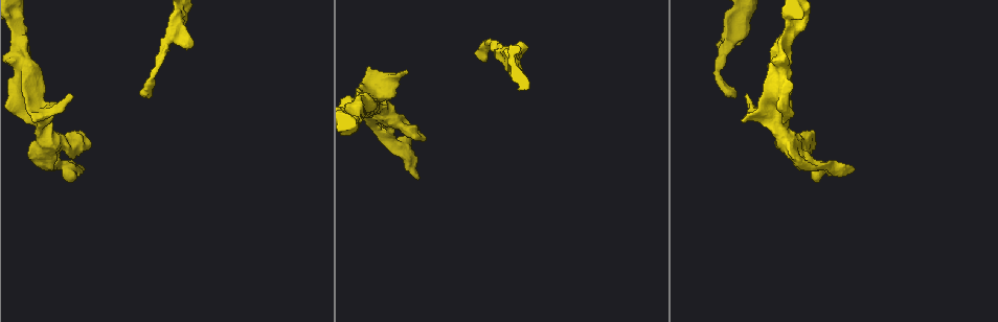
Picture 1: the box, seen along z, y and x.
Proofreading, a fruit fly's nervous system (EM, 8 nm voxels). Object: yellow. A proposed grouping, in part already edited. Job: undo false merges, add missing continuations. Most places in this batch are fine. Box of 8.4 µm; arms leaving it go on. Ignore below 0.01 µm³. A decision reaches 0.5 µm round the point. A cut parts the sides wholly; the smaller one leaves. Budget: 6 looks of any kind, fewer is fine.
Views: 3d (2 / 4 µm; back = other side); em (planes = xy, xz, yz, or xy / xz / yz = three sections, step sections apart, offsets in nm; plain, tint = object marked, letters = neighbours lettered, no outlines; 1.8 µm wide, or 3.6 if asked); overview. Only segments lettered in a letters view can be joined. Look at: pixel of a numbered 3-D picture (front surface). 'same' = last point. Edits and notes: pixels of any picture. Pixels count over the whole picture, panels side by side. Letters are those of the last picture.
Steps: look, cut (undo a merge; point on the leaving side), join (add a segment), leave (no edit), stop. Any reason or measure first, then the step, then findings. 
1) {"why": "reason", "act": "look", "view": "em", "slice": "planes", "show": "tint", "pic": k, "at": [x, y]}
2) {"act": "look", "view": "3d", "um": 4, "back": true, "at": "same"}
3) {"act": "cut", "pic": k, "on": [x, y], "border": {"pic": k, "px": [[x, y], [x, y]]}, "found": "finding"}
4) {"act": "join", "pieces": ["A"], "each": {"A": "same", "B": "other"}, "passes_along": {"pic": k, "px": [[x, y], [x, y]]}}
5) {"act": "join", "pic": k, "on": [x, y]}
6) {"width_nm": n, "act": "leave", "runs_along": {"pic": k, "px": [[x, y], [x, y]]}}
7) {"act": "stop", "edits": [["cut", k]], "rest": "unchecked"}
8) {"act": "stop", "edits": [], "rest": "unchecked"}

{"why": "tapers out", "act": "look", "view": "em", "slice": "planes", "show": "plain", "pic": 1, "at": [733, 97]}

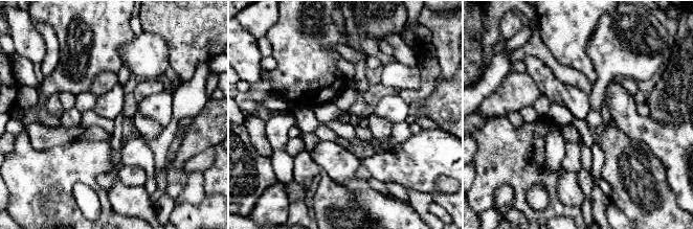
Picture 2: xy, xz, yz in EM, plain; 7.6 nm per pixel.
{"why": "see the neighbours", "act": "look", "view": "em", "slice": "planes", "show": "letters", "at": "same"}

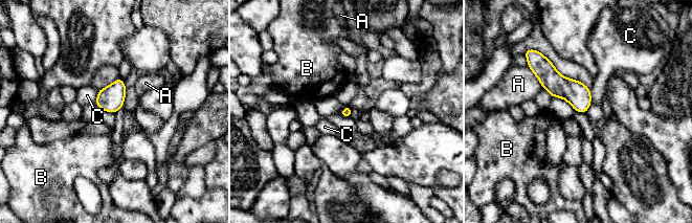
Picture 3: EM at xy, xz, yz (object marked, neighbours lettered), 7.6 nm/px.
{"act": "leave", "each": {"A": "other", "B": "other", "C": "other"}, "found": "none of them fits"}

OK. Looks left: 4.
{"why": "calibre changes", "act": "look", "view": "3d", "um": 2, "pic": 1, "at": [33, 105]}

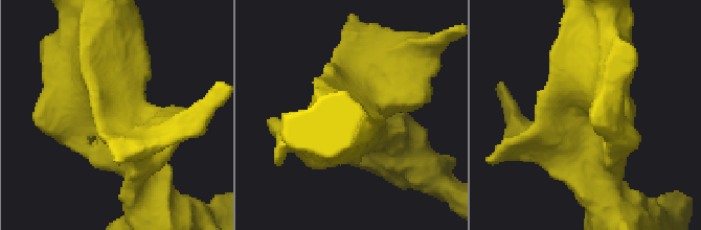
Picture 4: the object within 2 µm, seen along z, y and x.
{"act": "look", "view": "em", "slice": "planes", "show": "letters", "pic": 4, "at": [117, 117]}

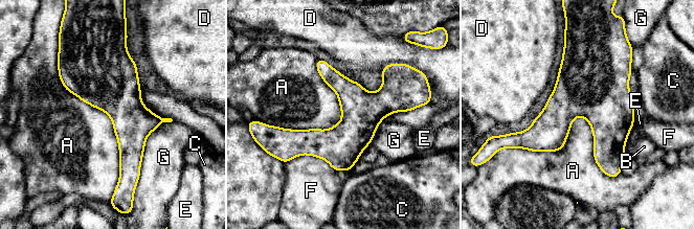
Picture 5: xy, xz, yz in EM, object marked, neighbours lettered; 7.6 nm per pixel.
{"width_nm": 320, "act": "leave", "each": {"A": "other", "B": "other", "C": "other", "D": "other", "E": "other", "F": "other", "G": "other"}, "border": {"pic": 5, "px": [[513, 147], [616, 177]]}, "found": "continuous, no second neuron"}

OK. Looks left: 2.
{"act": "look", "view": "3d", "um": 4, "pic": 1, "at": [190, 48]}

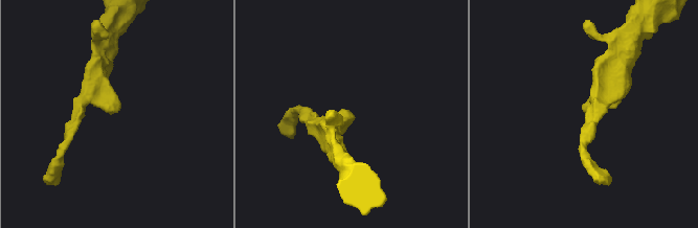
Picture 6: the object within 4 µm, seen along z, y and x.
{"why": "now the EM", "act": "look", "view": "em", "um": 3.6, "slice": "planes", "show": "letters", "pic": 6, "at": [584, 112]}

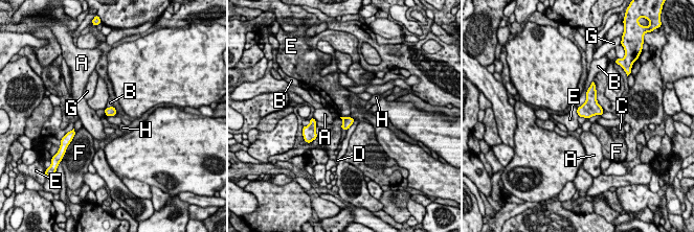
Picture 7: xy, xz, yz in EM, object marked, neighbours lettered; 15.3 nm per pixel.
{"width_nm": 140, "longest_contact_nm": ["B", 460], "act": "leave", "each": {"A": "other", "B": "other", "C": "other", "D": "other", "E": "other", "F": "other", "G": "other", "H": "other"}, "found": "no lettered segment goes on from it"}

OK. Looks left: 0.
{"act": "stop", "edits": [], "rest": "unchecked"}

